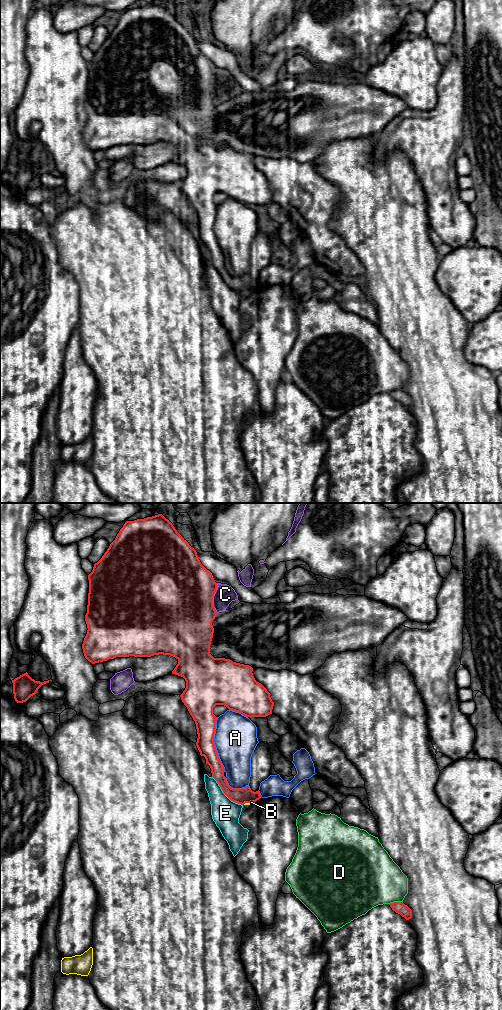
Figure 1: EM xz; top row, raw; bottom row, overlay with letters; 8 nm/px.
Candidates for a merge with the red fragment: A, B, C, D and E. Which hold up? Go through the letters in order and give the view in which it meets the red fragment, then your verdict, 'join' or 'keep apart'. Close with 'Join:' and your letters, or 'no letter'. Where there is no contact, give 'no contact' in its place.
A: meets red in xz; keep apart
B: meets red in xz; keep apart
C: meets red in xz; keep apart
D: meets red in xz; keep apart
E: meets red in xz; keep apart
Join: no letter

